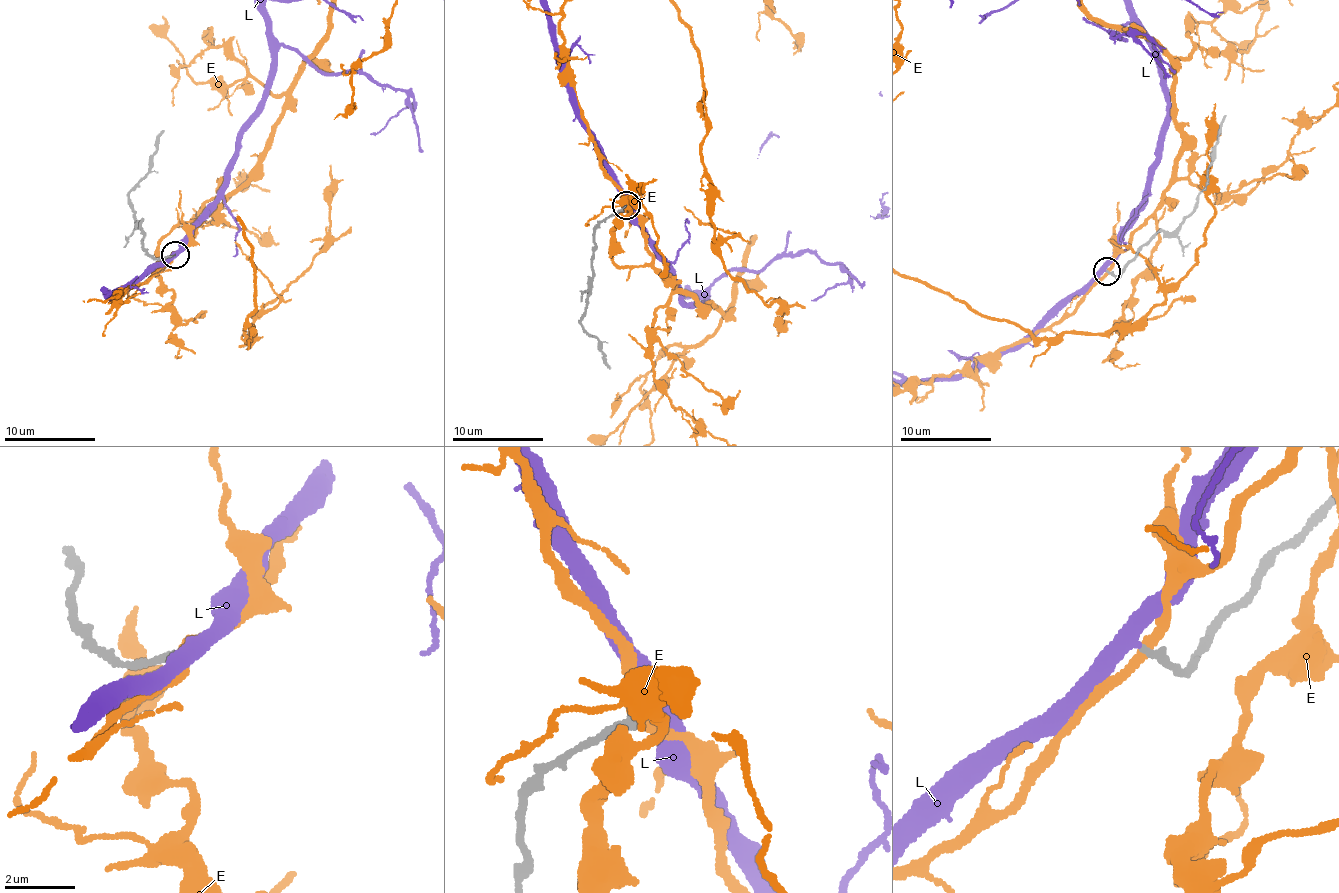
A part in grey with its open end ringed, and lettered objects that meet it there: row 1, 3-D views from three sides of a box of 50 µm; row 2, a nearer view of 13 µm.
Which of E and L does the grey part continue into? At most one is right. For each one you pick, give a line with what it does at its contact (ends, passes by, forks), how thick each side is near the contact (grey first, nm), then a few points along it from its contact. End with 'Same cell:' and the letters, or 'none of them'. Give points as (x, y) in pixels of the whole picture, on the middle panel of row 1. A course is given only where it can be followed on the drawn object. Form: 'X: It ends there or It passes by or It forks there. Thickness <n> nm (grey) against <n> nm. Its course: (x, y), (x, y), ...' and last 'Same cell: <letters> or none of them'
L: It passes by. Thickness 200 nm (grey) against 400 nm
Same cell: L

